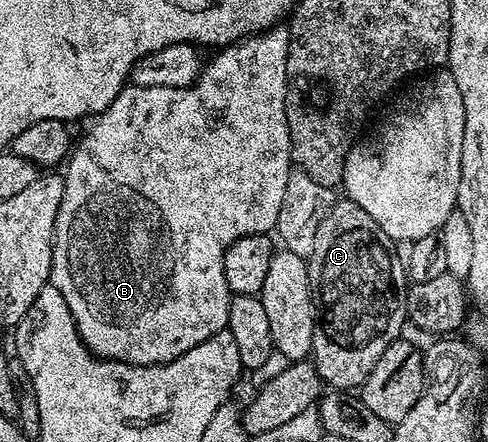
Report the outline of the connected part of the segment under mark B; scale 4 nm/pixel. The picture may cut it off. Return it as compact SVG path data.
M273 27L265 32L249 35L235 45L223 46L217 52L220 54L209 65L207 62L201 68L200 78L190 89L142 87L131 83L125 85L107 111L91 122L92 130L81 141L79 138L75 142L66 161L68 173L63 174L62 203L54 219L50 284L62 291L62 299L66 299L70 315L74 315L78 335L94 357L103 357L106 361L121 361L127 365L164 365L190 351L190 347L198 347L198 343L210 339L210 335L221 333L228 327L230 303L234 294L228 288L224 274L226 251L246 235L271 234L275 230L282 199L285 198L288 174L294 169L290 127L286 123L288 35L287 28Z

